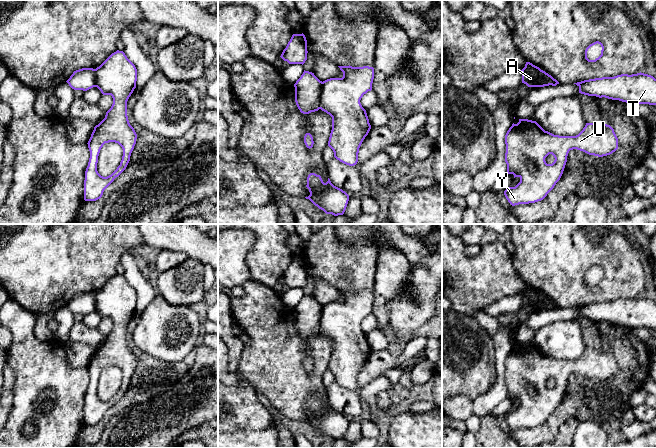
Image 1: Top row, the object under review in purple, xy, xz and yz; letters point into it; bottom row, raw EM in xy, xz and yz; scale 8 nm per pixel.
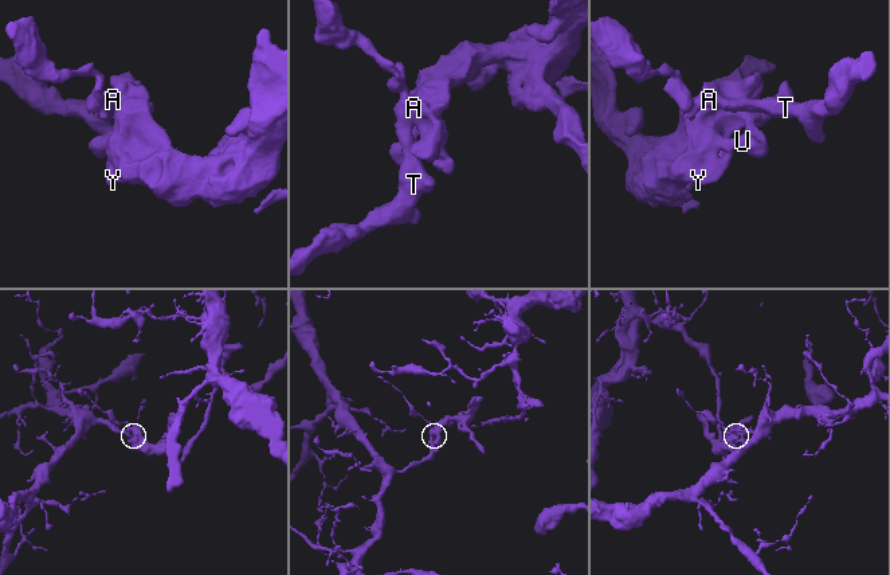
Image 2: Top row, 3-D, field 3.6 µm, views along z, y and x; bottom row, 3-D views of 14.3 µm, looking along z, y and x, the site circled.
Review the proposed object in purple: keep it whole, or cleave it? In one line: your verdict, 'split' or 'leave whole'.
split

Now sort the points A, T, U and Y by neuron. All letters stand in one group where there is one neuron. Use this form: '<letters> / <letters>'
A T / U Y

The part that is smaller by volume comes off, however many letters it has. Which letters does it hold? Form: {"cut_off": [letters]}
{"cut_off": ["U", "Y"]}

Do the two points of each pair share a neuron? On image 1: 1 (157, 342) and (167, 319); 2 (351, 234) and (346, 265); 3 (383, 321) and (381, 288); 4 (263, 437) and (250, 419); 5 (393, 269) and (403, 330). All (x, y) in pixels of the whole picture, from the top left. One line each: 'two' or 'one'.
1: one
2: two
3: one
4: two
5: two

